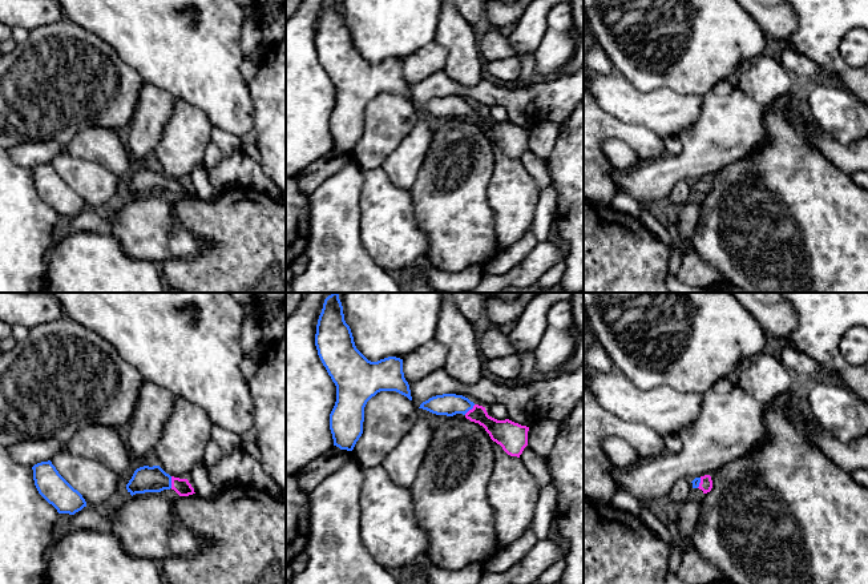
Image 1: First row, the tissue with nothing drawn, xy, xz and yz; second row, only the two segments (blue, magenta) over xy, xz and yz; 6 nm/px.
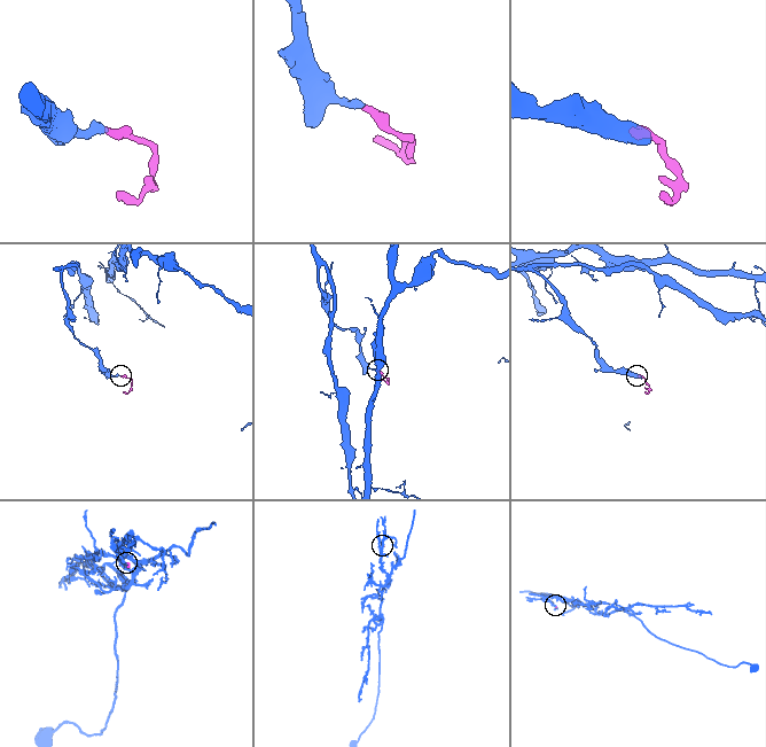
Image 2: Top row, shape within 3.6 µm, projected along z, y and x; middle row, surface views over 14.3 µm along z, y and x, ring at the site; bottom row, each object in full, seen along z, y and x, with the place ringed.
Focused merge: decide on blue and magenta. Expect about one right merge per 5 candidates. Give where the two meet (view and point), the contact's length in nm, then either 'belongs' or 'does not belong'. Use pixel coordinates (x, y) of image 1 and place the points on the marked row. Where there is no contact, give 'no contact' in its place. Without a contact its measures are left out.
meets blue in xy at (170, 482); contact 70 nm long; belongs

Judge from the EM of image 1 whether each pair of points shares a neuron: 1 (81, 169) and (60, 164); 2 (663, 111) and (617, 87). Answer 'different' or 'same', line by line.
1: same
2: same

